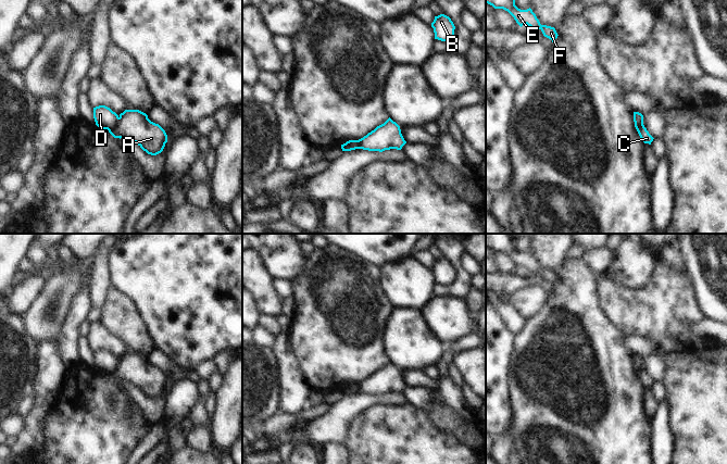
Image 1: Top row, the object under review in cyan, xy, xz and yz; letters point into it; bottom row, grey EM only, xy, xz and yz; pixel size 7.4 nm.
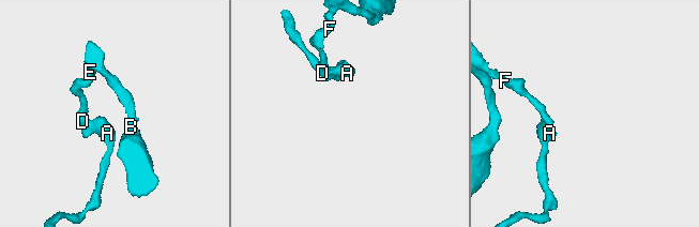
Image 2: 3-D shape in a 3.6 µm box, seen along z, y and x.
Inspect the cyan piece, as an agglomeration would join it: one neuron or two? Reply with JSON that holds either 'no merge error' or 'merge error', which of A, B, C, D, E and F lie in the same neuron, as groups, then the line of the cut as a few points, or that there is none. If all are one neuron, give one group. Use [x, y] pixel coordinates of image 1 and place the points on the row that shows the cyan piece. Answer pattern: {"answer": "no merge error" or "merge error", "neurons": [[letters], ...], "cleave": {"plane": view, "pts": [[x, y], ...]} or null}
{"answer": "merge error", "neurons": [["A", "C"], ["B", "D", "E", "F"]], "cleave": {"plane": "xy", "pts": [[120, 117], [108, 129]]}}

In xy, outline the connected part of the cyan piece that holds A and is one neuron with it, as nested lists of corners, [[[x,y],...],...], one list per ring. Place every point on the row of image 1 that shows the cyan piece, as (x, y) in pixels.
[[[125,110],[109,133],[114,138],[127,138],[136,142],[151,155],[161,153],[167,142],[165,130],[159,124],[151,122],[148,115],[139,110]]]

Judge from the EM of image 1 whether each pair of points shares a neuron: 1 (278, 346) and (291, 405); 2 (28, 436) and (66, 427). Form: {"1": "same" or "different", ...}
{"1": "same", "2": "different"}

